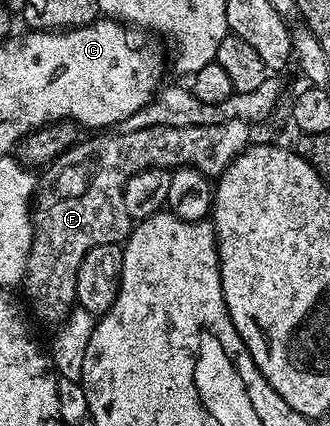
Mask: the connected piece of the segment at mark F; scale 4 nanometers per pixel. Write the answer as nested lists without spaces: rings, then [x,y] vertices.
[[[226,120],[226,124],[210,124],[209,126],[195,126],[194,128],[170,128],[169,126],[151,126],[150,128],[140,128],[134,132],[104,132],[99,136],[92,136],[92,139],[82,140],[72,150],[67,150],[57,162],[52,163],[43,171],[44,179],[39,179],[34,195],[34,201],[30,207],[32,216],[32,251],[28,257],[28,269],[24,272],[24,280],[22,283],[22,291],[28,297],[28,302],[32,305],[32,310],[44,322],[63,323],[64,319],[72,313],[76,306],[76,281],[78,280],[78,268],[82,264],[82,260],[86,256],[86,252],[90,252],[90,248],[98,248],[102,244],[120,244],[131,234],[134,225],[134,219],[126,212],[126,204],[124,203],[124,189],[128,187],[128,181],[135,174],[143,170],[149,170],[157,166],[163,170],[169,168],[179,168],[182,166],[193,166],[198,172],[209,176],[219,176],[230,163],[236,159],[243,150],[247,150],[252,138],[253,127],[242,120]]]

